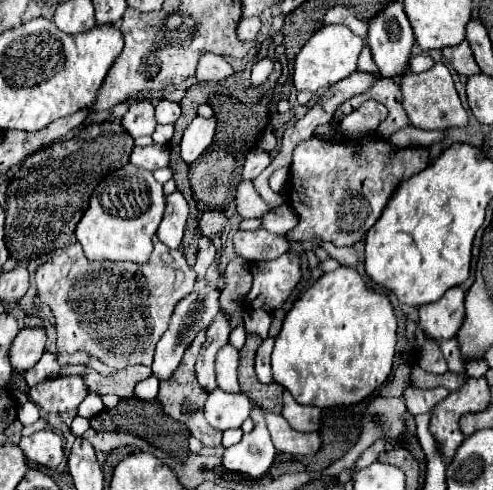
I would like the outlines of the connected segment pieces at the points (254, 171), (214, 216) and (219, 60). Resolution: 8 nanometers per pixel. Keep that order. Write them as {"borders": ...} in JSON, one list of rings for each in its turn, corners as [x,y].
{"borders":[[[[256,148],[256,150],[250,150],[248,156],[246,156],[246,164],[244,164],[244,170],[242,170],[242,178],[246,180],[254,180],[266,166],[270,164],[270,152],[262,150],[262,148]]],[[[210,210],[210,212],[204,212],[200,222],[198,222],[198,230],[202,232],[202,236],[214,240],[216,236],[220,236],[220,232],[224,230],[226,226],[226,216],[218,210]]],[[[204,52],[198,58],[198,66],[196,66],[196,78],[198,80],[206,80],[206,82],[218,82],[224,80],[232,74],[232,66],[218,54],[210,54]]]]}

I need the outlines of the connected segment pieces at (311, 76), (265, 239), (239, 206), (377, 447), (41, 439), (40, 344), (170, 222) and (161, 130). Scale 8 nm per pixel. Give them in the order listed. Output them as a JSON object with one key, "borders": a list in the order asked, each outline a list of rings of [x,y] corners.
{"borders":[[[[324,26],[320,28],[298,52],[294,60],[294,86],[296,90],[316,92],[320,88],[328,88],[338,80],[350,76],[356,70],[358,54],[364,46],[364,38],[350,32],[346,26]]],[[[262,228],[256,232],[244,232],[238,230],[234,234],[234,254],[238,258],[244,258],[246,262],[264,262],[264,260],[274,260],[288,252],[288,242],[286,236],[270,234]]],[[[240,182],[234,204],[236,204],[236,212],[242,218],[260,218],[262,214],[268,212],[268,206],[264,204],[264,200],[258,198],[252,182]]],[[[378,440],[378,442],[374,442],[366,452],[362,452],[362,456],[358,458],[358,462],[356,462],[356,466],[354,468],[364,468],[364,466],[368,466],[368,464],[372,464],[372,462],[376,462],[376,458],[378,458],[378,454],[384,450],[384,440]]],[[[40,430],[38,434],[22,438],[20,448],[28,460],[46,468],[56,468],[64,460],[62,438],[54,430]]],[[[20,328],[8,352],[12,370],[16,372],[30,370],[42,358],[44,344],[46,344],[46,332],[42,328]]],[[[176,190],[170,196],[166,196],[166,210],[158,226],[158,238],[170,248],[178,248],[182,242],[186,220],[188,220],[188,202]]],[[[156,126],[154,134],[152,134],[152,140],[154,142],[160,142],[160,144],[168,144],[170,138],[172,138],[172,126]]]]}

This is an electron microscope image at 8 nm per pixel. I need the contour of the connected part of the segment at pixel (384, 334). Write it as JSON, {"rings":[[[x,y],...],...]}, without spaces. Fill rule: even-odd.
{"rings":[[[350,266],[322,274],[286,314],[274,342],[272,372],[296,402],[318,408],[350,406],[386,382],[396,352],[396,316],[390,298],[372,290]]]}

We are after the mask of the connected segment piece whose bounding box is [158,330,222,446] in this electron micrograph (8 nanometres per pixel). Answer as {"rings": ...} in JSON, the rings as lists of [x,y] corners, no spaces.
{"rings":[[[200,330],[200,332],[196,334],[194,342],[186,348],[184,358],[182,358],[182,362],[180,362],[180,366],[178,366],[178,372],[174,372],[172,378],[160,382],[158,400],[160,400],[160,404],[164,406],[164,412],[166,412],[168,416],[172,416],[174,420],[186,424],[186,428],[190,430],[190,434],[192,434],[194,438],[198,438],[204,446],[220,446],[220,442],[222,442],[222,432],[214,430],[214,428],[206,422],[206,418],[204,418],[204,404],[206,404],[208,392],[198,384],[196,372],[194,372],[194,364],[196,364],[196,358],[198,358],[200,348],[202,348],[202,344],[204,344],[204,336],[206,336],[206,330]]]}

